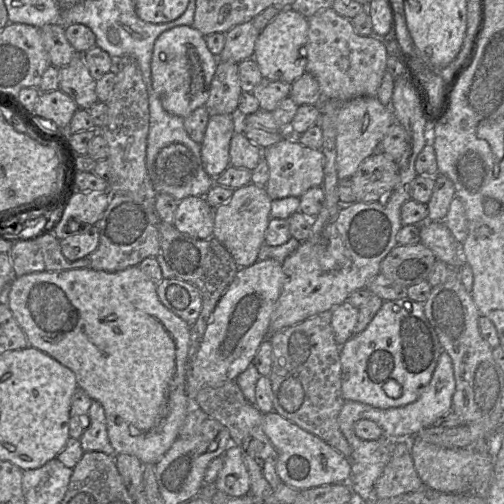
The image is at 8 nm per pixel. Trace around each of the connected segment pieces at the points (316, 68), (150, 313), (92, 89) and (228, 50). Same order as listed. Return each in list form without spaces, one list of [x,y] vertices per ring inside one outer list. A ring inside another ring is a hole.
[[[332,7],[323,9],[312,15],[308,18],[308,34],[307,42],[305,46],[305,55],[306,55],[306,72],[312,74],[317,82],[319,83],[320,91],[322,93],[323,99],[333,99],[348,101],[356,97],[376,97],[379,86],[382,82],[383,76],[387,70],[387,48],[380,37],[375,35],[360,35],[356,32],[351,19],[345,18],[339,15]]]
[[[130,266],[116,272],[94,270],[90,267],[61,271],[42,271],[14,277],[11,280],[11,289],[8,298],[8,306],[15,320],[24,331],[29,346],[48,354],[73,371],[76,376],[78,388],[83,389],[91,399],[102,404],[106,415],[109,441],[117,452],[117,455],[133,455],[143,464],[156,465],[180,437],[180,428],[193,406],[186,393],[186,371],[191,326],[162,304],[157,294],[157,283],[143,272],[139,266]]]
[[[82,55],[59,69],[59,89],[69,95],[81,109],[89,109],[98,102],[96,80],[91,76]]]
[[[251,21],[236,25],[225,33],[225,44],[217,57],[220,61],[240,63],[254,57],[254,47],[261,31]]]

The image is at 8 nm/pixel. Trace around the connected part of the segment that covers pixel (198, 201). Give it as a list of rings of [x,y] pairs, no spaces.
[[[186,197],[178,203],[173,225],[192,238],[209,239],[214,230],[214,208],[205,197]]]

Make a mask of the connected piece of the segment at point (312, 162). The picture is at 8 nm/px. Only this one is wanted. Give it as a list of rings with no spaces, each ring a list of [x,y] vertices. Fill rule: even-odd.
[[[285,136],[279,142],[264,148],[263,157],[269,168],[269,178],[265,189],[271,200],[286,197],[300,198],[310,188],[322,186],[324,180],[322,151],[302,145],[295,136]]]

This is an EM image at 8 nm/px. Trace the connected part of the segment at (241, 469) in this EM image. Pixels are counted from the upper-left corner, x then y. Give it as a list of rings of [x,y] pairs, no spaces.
[[[232,443],[219,457],[223,458],[224,463],[214,485],[233,497],[250,493],[250,477],[241,449]]]

